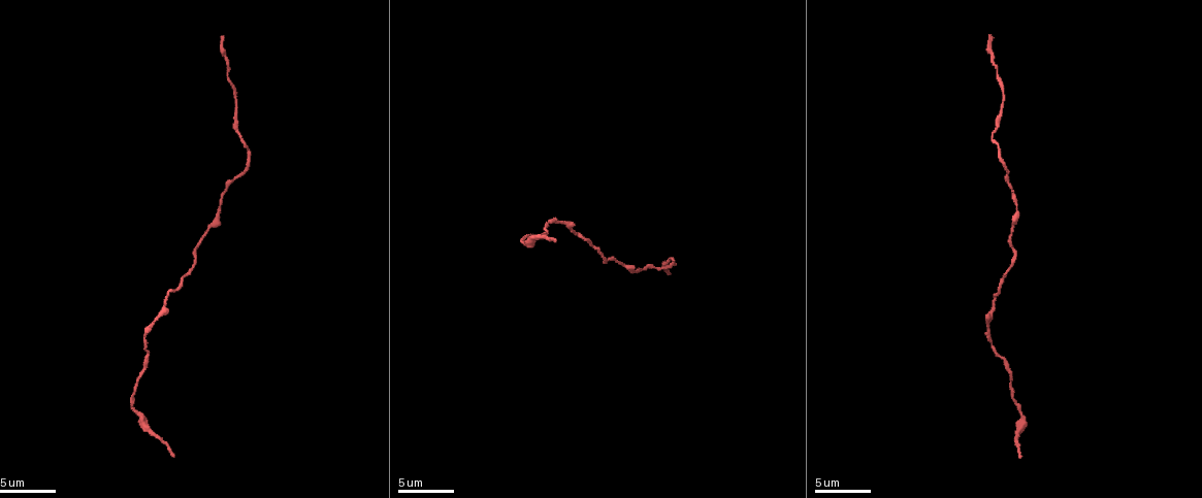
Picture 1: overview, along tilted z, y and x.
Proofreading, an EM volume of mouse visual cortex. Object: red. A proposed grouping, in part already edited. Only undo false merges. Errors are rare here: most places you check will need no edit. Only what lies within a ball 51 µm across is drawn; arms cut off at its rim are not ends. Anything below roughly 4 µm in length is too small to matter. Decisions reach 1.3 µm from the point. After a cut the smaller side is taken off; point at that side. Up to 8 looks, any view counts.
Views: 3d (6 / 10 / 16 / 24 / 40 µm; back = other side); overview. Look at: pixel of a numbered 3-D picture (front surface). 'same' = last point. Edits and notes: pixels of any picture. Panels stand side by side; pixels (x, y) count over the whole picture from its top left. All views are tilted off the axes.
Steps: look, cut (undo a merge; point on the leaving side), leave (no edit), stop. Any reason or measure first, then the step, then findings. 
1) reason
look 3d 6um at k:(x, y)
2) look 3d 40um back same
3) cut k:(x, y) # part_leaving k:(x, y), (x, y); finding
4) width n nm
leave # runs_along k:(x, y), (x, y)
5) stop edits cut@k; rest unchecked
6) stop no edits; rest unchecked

look 3d 6um at 1:(147, 347)

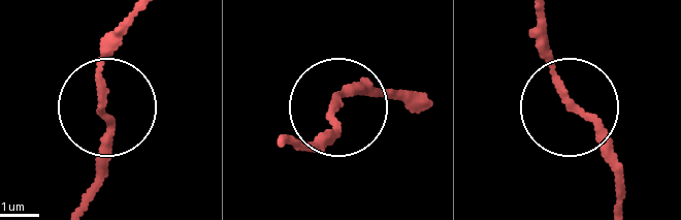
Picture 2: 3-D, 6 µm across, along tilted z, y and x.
leave # runs_along 2:(544, 10), (562, 94), (616, 179); all the same cell

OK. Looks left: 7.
look 3d 16um at 1:(194, 257)

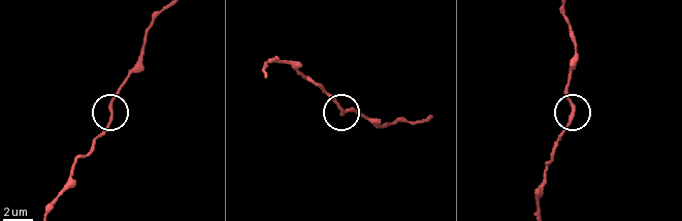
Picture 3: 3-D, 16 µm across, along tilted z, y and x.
side_arm 24 um
leave # all the same cell

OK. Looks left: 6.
thick turns thin
look 3d 16um at 1:(1017, 204)

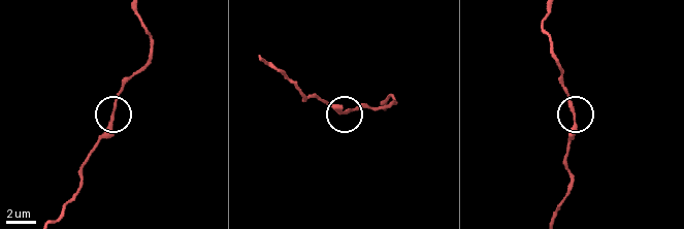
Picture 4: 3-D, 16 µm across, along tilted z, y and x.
look 3d 6um at 4:(572, 115)

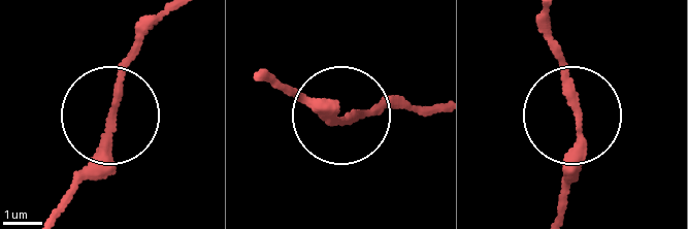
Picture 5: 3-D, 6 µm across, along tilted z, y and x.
width 200 nm
leave # one cell here

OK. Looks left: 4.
calibre changes
look 3d 10um at 1:(999, 113)

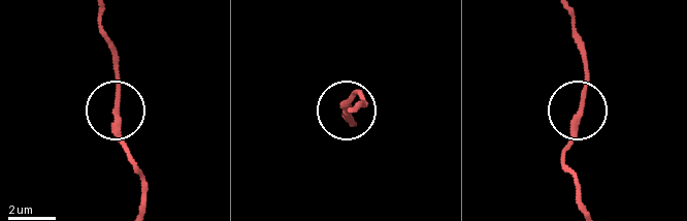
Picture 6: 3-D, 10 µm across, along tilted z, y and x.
look 3d 10um back at 6:(118, 104)

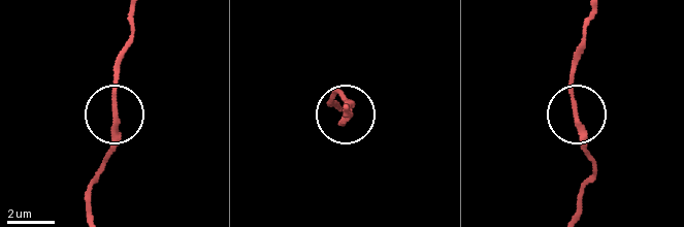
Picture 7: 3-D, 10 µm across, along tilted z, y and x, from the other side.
leave # runs_along 7:(90, 208), (89, 190), (112, 137), (118, 52); one cell here

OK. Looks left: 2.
stop no edits; rest unchecked

